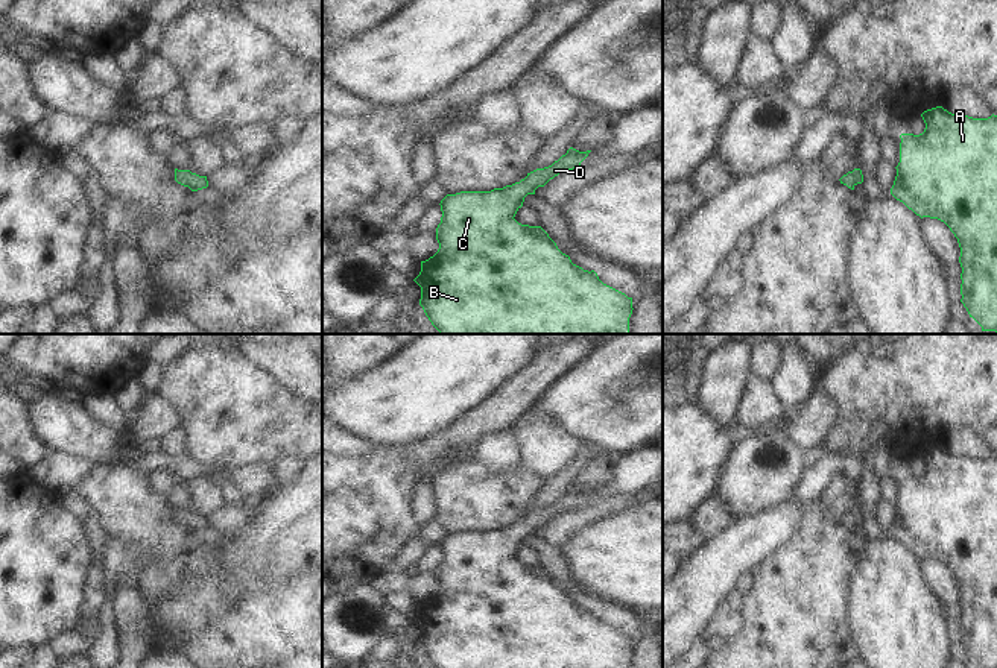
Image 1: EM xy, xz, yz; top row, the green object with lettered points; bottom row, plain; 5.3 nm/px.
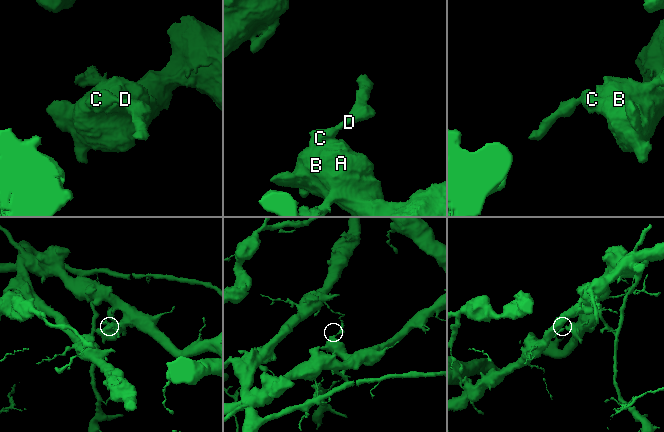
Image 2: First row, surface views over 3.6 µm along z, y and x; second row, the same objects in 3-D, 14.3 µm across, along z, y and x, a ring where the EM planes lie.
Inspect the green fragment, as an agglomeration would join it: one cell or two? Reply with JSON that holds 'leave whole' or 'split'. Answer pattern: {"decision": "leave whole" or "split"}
{"decision": "leave whole"}

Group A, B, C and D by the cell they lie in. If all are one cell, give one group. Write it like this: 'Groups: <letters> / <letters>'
Groups: A B C D.

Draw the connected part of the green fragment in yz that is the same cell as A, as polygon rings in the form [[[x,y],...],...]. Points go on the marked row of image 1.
[[[936,106],[921,117],[926,123],[923,134],[900,135],[900,162],[891,194],[921,219],[938,219],[950,228],[961,247],[961,302],[982,331],[997,332],[997,115],[973,118]]]

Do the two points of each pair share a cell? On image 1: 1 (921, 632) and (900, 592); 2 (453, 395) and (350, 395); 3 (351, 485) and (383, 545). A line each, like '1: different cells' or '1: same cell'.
1: same cell
2: same cell
3: same cell

